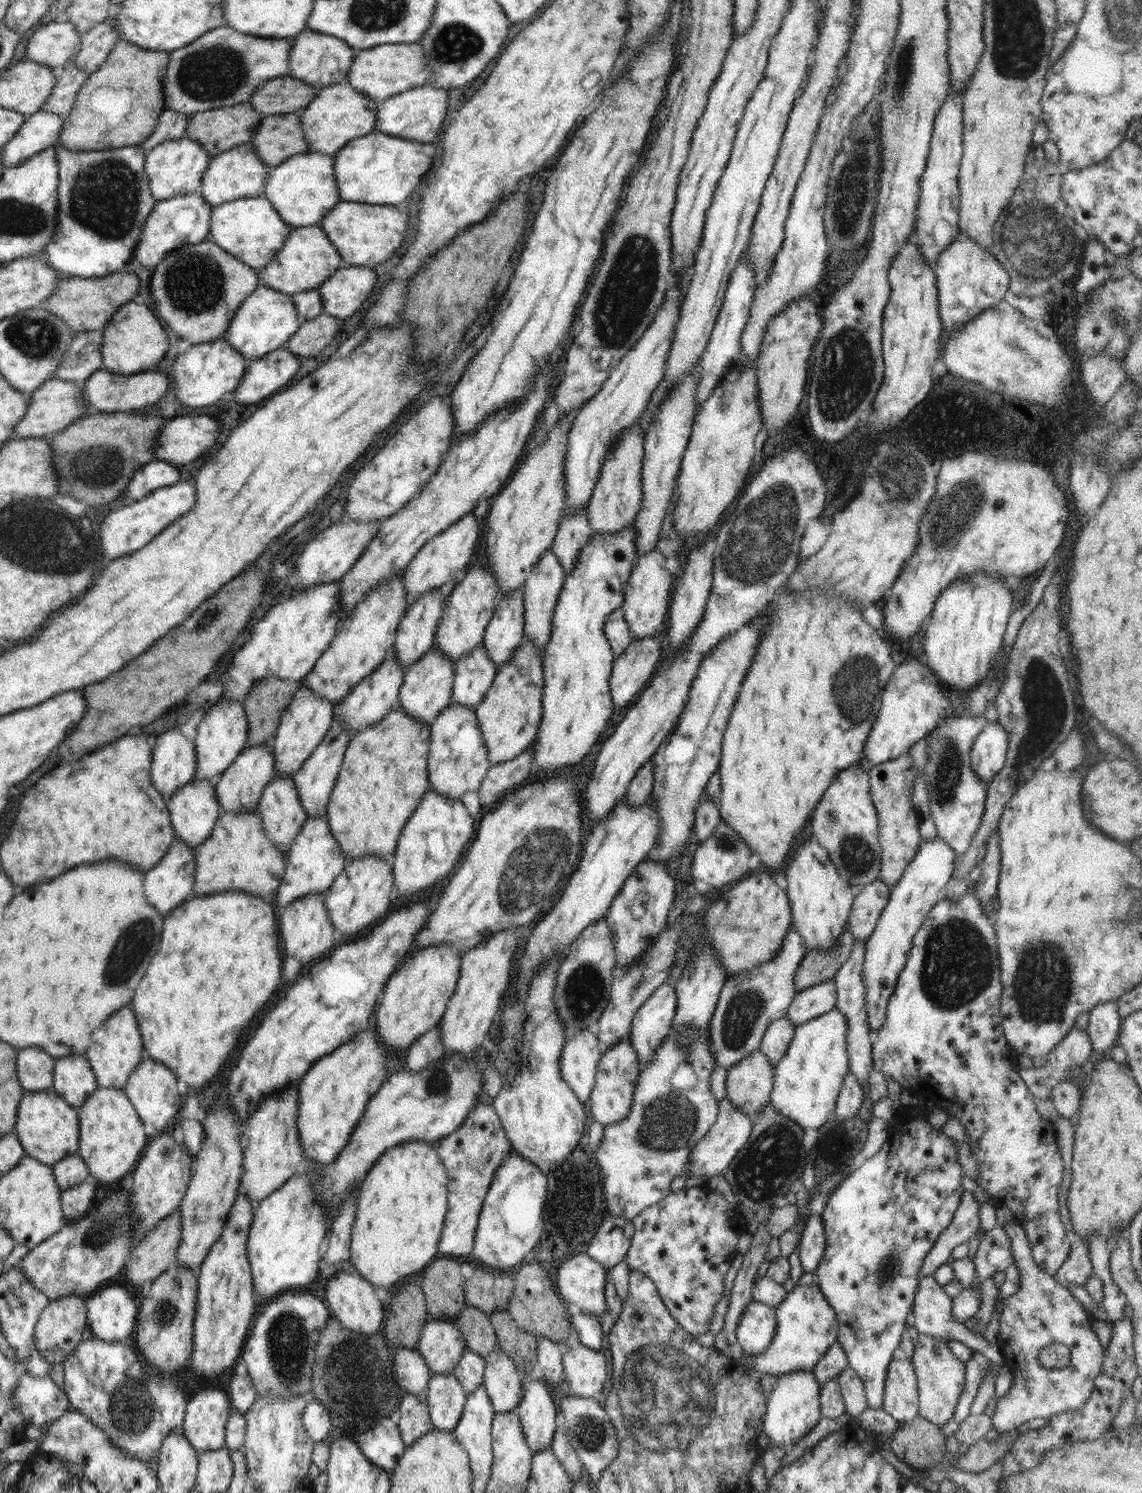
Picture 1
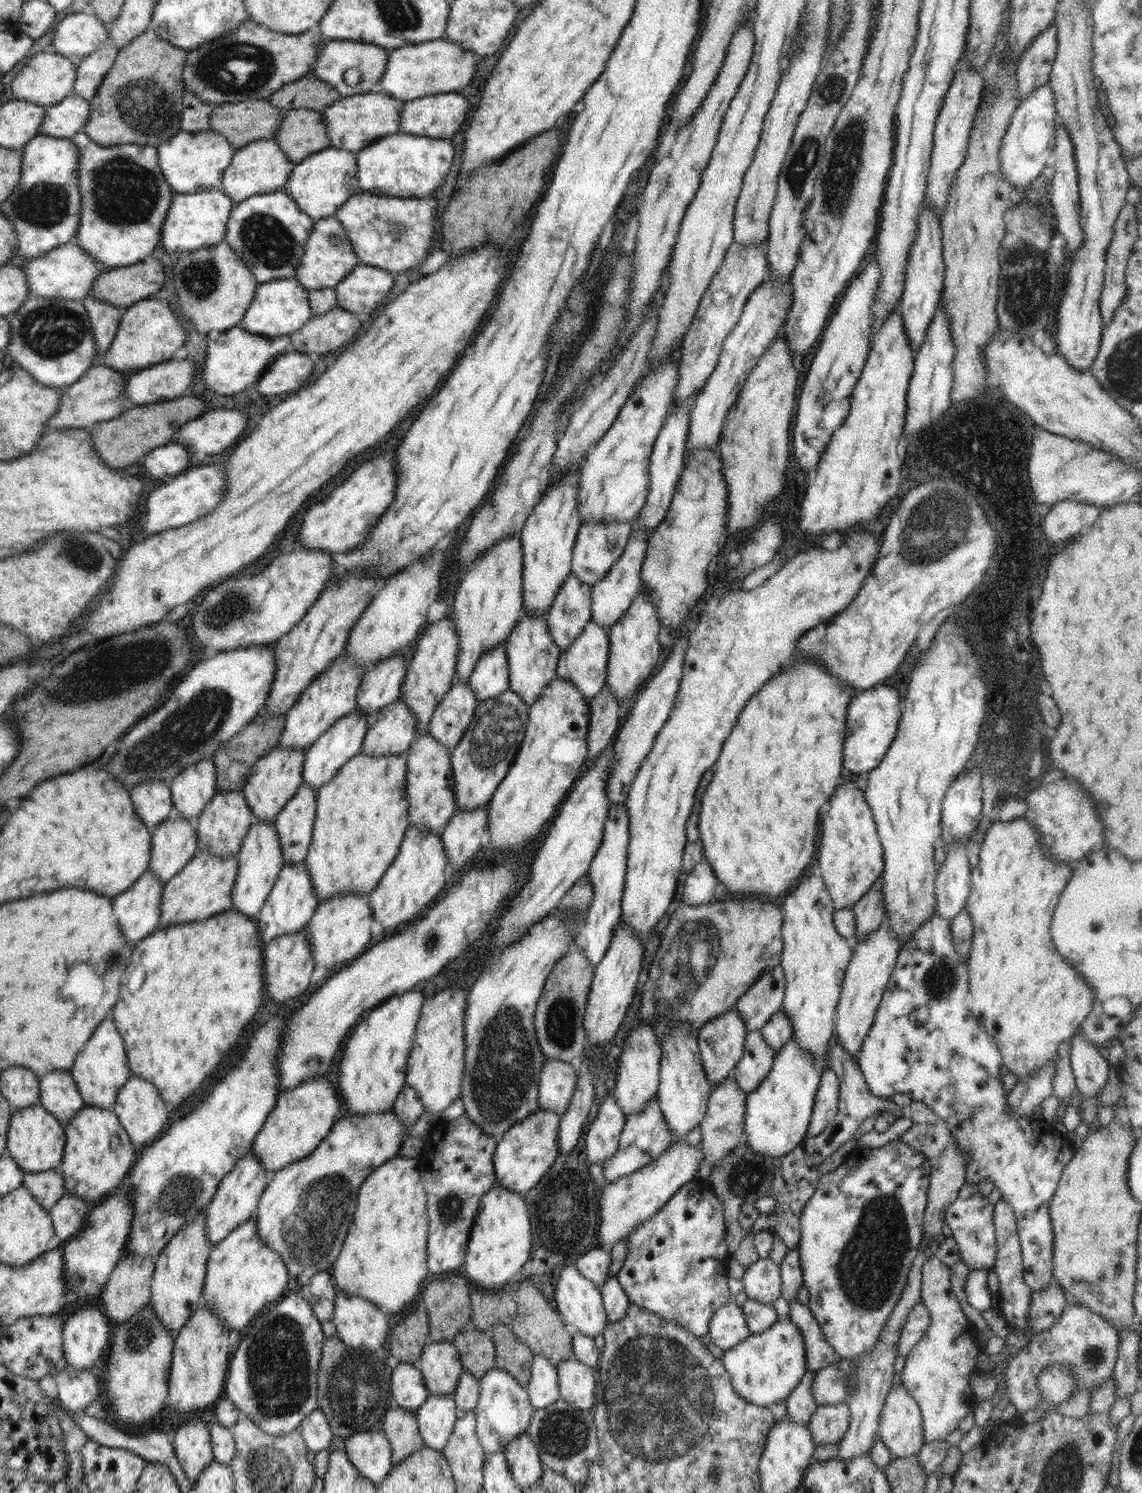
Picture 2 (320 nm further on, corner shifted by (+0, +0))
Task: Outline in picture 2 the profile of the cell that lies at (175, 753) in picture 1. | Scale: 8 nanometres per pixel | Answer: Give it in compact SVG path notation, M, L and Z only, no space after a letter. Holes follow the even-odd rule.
M146 781L129 790L132 805L141 821L153 829L173 817L172 792L170 786L162 781Z

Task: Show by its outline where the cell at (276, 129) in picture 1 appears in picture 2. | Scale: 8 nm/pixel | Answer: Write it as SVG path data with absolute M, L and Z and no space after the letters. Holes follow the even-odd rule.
M294 109L283 113L275 140L292 163L331 146L322 112Z

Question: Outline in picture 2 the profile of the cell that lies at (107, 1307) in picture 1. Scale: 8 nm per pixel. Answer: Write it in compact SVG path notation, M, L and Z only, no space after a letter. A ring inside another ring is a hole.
M90 1306L72 1314L62 1328L63 1357L71 1368L92 1368L94 1362L108 1351L113 1338L112 1322L101 1306Z

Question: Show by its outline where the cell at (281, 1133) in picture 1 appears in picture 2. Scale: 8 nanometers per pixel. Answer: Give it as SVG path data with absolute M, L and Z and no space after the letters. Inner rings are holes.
M251 1154L243 1155L236 1166L228 1171L228 1174L220 1181L217 1191L212 1200L205 1207L207 1239L214 1245L230 1234L238 1225L253 1218L260 1197L269 1183L271 1173L268 1172L261 1162Z

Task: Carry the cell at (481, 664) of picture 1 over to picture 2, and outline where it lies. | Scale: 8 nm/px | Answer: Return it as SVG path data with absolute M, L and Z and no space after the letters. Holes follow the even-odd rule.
M453 681L450 690L442 697L429 722L429 733L451 751L464 736L478 702L467 682Z

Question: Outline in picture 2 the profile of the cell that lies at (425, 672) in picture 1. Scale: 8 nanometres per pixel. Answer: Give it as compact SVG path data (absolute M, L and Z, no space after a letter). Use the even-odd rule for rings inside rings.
M401 696L382 711L378 712L371 720L363 738L361 752L368 756L388 756L390 754L406 754L410 744L417 737L417 714L411 712L411 708Z

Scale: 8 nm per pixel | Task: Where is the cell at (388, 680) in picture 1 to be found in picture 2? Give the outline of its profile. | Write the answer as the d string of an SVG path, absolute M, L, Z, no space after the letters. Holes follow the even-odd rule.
M356 709L354 712L338 719L316 742L309 746L303 760L302 779L310 789L318 791L322 785L330 783L338 770L344 766L353 756L361 752L363 738L366 729L373 719L370 714L365 714Z

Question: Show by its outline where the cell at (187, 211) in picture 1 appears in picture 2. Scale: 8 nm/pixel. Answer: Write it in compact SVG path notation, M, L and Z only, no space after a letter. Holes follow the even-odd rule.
M221 188L185 195L174 193L172 204L162 225L162 244L170 254L173 254L177 250L189 252L222 242L234 205L233 200L230 200Z

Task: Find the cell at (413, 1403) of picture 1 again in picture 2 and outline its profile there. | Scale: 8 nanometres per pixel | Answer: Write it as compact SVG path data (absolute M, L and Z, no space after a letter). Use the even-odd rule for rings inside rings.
M392 1405L383 1416L384 1436L391 1446L393 1465L400 1464L413 1452L425 1446L421 1437L417 1418L412 1411Z

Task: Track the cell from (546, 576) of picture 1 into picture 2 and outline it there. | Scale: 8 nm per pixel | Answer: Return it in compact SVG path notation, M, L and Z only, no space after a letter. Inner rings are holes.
M546 612L522 615L503 644L509 666L509 690L516 693L528 708L540 698L546 685L556 677L557 662L562 652L549 635L546 617Z

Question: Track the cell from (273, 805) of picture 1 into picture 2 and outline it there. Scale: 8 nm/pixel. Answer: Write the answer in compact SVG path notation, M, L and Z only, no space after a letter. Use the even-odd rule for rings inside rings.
M255 818L242 842L242 849L238 851L236 857L238 861L237 877L231 890L231 902L234 906L230 910L255 919L258 912L264 907L279 872L284 866L282 845L280 845L275 821Z

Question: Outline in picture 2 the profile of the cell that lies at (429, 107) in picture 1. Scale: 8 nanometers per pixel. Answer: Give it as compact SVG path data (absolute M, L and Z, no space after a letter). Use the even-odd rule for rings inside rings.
M439 93L403 103L400 126L402 132L430 136L433 139L452 138L466 120L466 98L457 93Z

